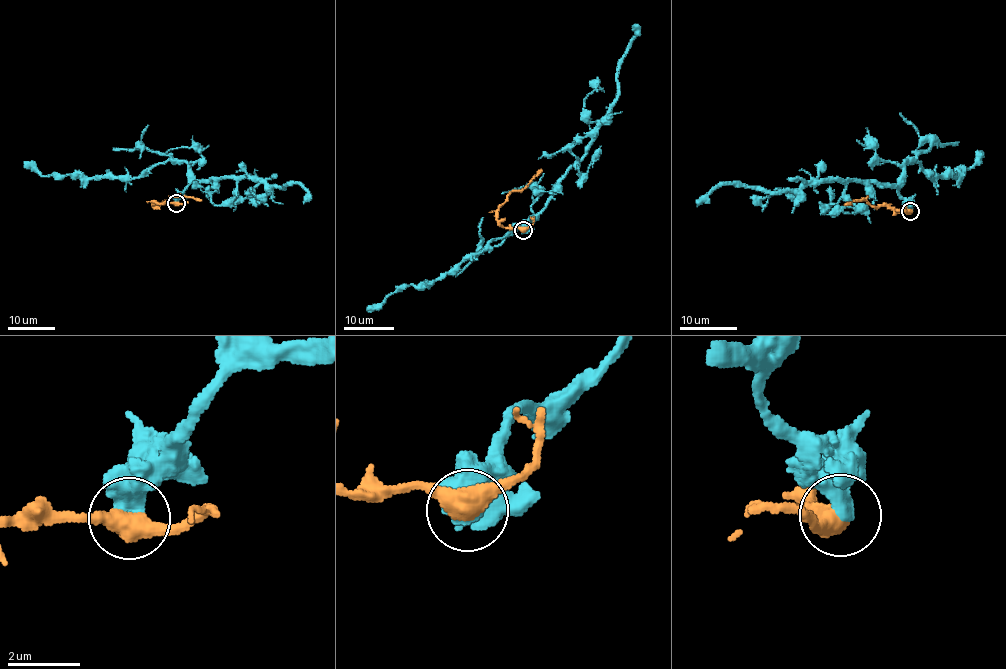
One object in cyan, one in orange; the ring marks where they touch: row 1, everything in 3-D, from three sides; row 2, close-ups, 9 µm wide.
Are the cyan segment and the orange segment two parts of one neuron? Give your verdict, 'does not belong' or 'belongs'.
does not belong

